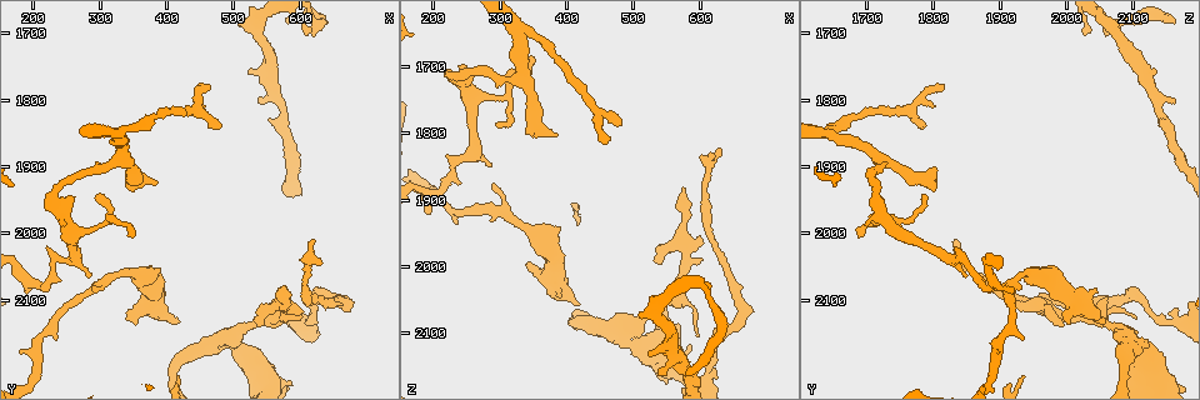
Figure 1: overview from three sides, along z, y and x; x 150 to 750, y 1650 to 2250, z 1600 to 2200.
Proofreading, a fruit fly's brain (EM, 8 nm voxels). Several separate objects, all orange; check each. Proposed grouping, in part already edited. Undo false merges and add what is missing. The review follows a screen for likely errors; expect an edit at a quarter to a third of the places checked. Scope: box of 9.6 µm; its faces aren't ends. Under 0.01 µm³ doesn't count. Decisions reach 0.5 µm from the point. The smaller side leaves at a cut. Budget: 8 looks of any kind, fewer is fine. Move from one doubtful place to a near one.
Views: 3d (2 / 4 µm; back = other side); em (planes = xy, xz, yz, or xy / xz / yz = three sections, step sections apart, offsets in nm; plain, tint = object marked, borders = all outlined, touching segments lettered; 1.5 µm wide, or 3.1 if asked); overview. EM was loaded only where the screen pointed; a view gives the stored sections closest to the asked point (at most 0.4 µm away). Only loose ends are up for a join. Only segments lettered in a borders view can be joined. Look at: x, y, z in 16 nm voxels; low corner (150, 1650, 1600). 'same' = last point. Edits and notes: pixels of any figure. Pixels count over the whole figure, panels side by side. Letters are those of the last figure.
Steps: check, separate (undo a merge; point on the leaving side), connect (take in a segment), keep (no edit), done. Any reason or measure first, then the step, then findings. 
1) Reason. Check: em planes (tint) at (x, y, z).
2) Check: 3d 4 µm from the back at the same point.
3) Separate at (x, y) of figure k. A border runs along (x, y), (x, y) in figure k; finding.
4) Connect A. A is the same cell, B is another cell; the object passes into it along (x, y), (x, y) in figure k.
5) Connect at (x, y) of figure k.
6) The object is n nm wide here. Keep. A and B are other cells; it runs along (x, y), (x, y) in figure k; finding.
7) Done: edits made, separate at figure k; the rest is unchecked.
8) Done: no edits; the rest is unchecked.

Free end. Check: 3d 2 µm at (475, 1840, 1785).

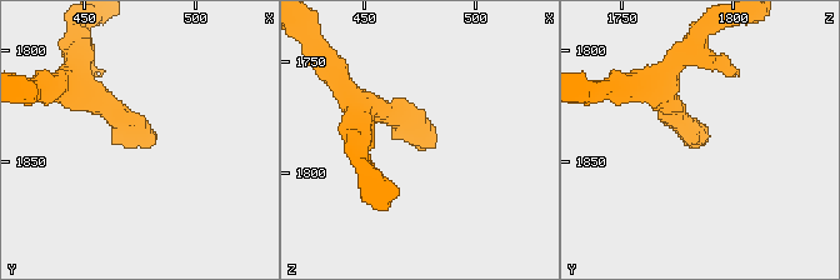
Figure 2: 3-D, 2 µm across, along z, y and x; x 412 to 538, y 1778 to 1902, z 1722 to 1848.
Check: em planes (borders) at (479, 1844, 1785).

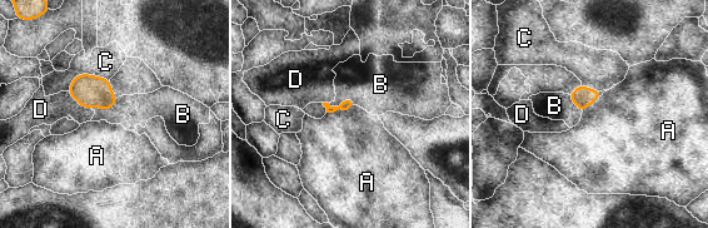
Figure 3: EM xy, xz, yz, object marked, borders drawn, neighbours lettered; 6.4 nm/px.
Keep. A, B, C and D are other cells; none of them fits.

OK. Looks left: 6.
Free end. Check: 3d 2 µm at (420, 2130, 2060).

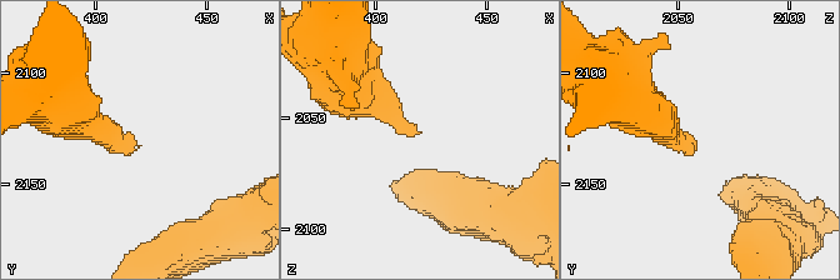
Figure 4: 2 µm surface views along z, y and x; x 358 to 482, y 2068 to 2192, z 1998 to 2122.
Need the tissue. Check: em yz step 8 (tint) at (418, 2131, 2058).

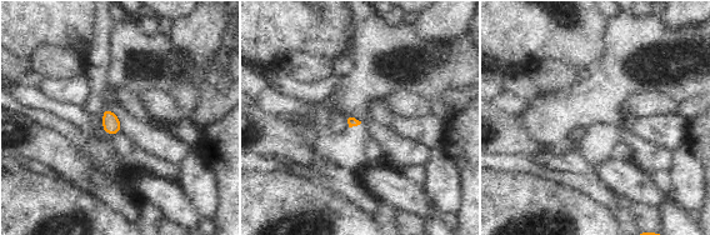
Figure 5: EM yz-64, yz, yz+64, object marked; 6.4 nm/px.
Check: em planes (borders) at the same point.

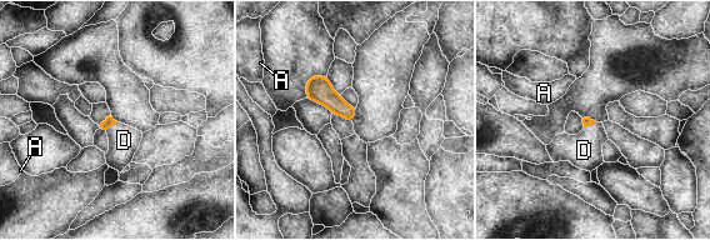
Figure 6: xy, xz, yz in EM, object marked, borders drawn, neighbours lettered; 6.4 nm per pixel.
Connect D. D is the same cell, A is another cell; the object passes into it along (109, 121), (111, 125), (124, 140) in figure 6; the neuron continues.

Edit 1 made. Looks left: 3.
An open end. Check: em planes (borders) at (540, 1800, 2160).

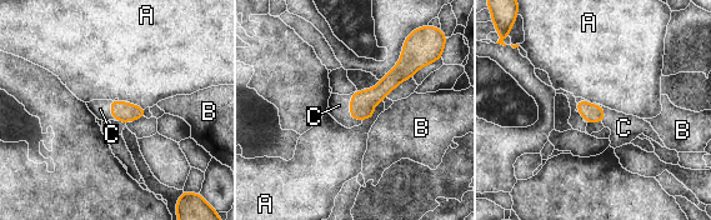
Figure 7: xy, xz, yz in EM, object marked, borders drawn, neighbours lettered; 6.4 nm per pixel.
The object is 130 nm wide here. Connect C. C is the same cell, A and B are other cells; the neuron continues.

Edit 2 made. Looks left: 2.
Done: edits made, connect at figure 6, connect at figure 7; the rest is unchecked.

